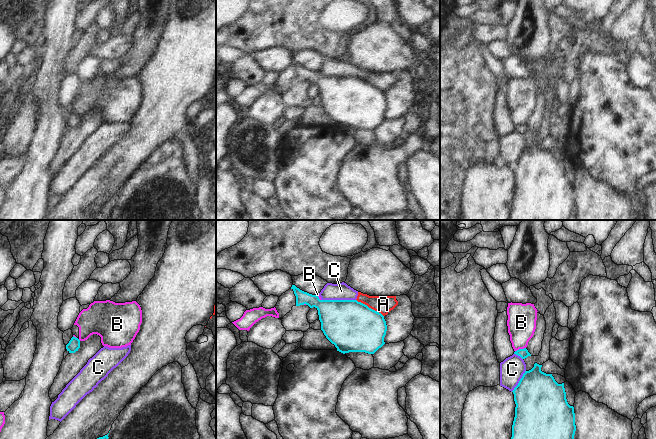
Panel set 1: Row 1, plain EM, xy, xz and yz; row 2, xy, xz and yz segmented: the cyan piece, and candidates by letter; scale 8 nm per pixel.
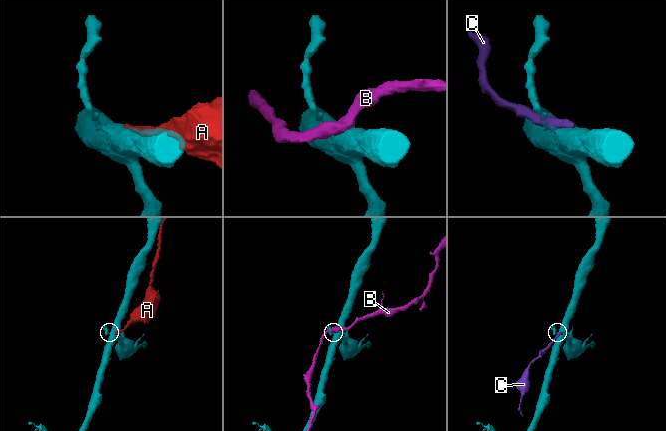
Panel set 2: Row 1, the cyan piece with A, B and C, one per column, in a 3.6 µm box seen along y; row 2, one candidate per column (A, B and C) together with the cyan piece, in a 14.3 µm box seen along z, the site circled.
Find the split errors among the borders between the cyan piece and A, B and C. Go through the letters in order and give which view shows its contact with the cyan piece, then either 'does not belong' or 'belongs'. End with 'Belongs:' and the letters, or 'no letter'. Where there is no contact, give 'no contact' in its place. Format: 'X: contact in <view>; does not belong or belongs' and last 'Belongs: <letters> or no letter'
A: contact in xz; does not belong
B: contact in yz; does not belong
C: contact in xz; does not belong
Belongs: no letter

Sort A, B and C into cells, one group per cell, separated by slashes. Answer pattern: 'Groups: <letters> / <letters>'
Groups: A C / B

